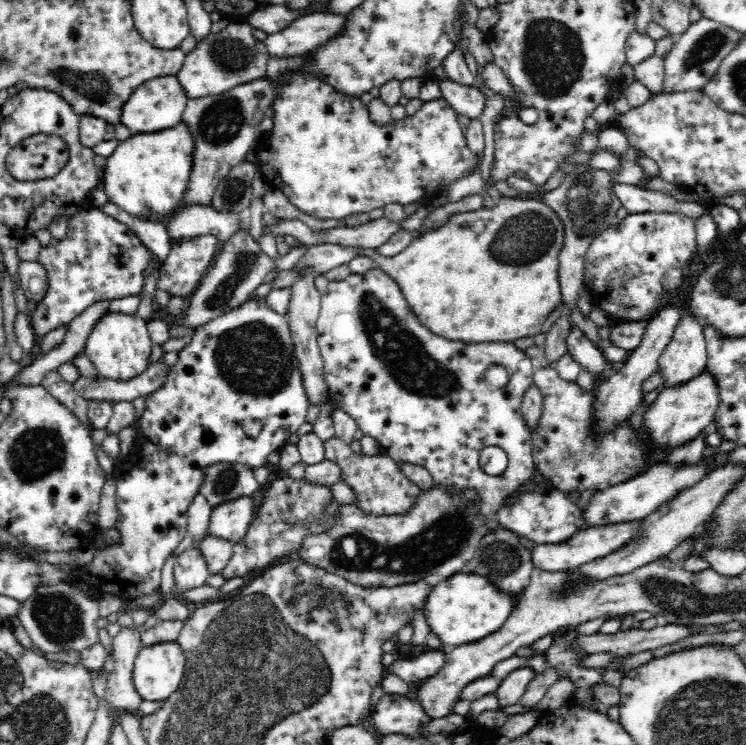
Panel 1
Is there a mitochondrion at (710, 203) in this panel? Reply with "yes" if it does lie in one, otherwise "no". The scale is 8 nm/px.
no

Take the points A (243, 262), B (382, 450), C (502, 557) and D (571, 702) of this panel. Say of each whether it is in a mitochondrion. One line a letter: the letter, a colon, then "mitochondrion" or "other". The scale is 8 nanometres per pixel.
A: mitochondrion
B: other
C: mitochondrion
D: other

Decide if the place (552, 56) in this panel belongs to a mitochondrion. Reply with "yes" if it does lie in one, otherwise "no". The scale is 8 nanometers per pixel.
yes

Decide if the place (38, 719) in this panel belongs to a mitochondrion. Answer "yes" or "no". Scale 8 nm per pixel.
yes

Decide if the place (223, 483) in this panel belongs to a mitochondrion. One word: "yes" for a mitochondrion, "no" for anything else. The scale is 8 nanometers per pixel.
yes

